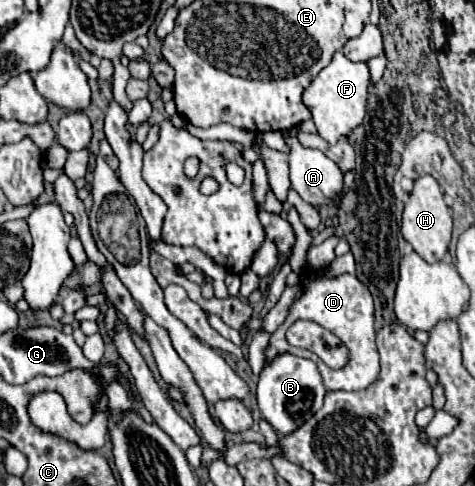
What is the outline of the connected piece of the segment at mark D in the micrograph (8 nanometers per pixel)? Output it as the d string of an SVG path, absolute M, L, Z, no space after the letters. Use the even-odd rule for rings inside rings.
M314 271L308 275L308 279L302 285L302 297L292 305L290 315L286 317L284 325L272 335L270 339L270 347L268 347L268 359L272 359L276 353L292 353L298 357L308 357L312 359L324 379L324 385L328 391L332 389L342 389L342 391L360 391L366 389L380 371L378 365L378 351L376 351L376 343L374 343L374 303L372 303L372 295L370 291L350 273L340 275L340 277L326 277L324 271ZM300 319L308 319L314 321L318 325L322 325L324 329L332 331L336 337L340 337L340 341L348 347L350 351L350 361L344 369L330 369L316 353L308 351L308 349L300 349L300 347L292 347L286 341L286 329L300 321Z

